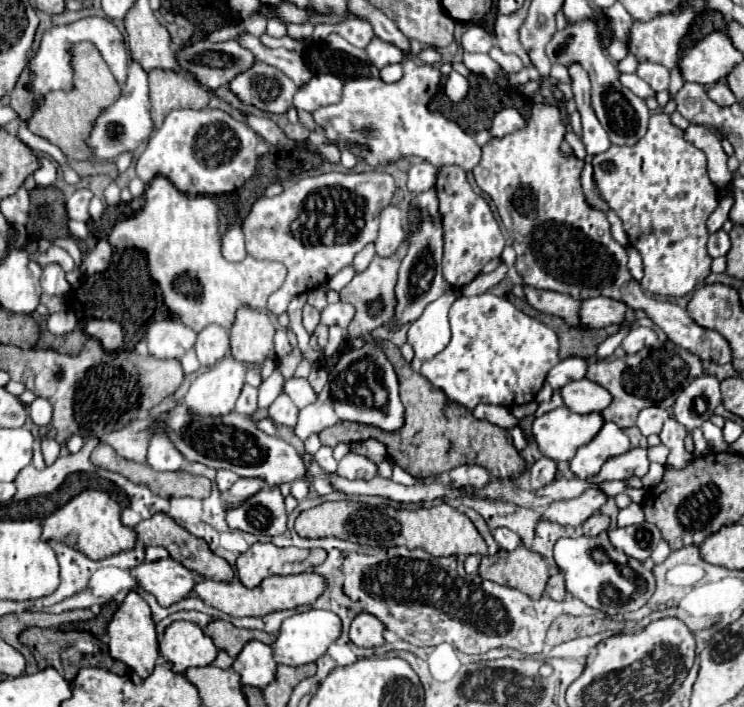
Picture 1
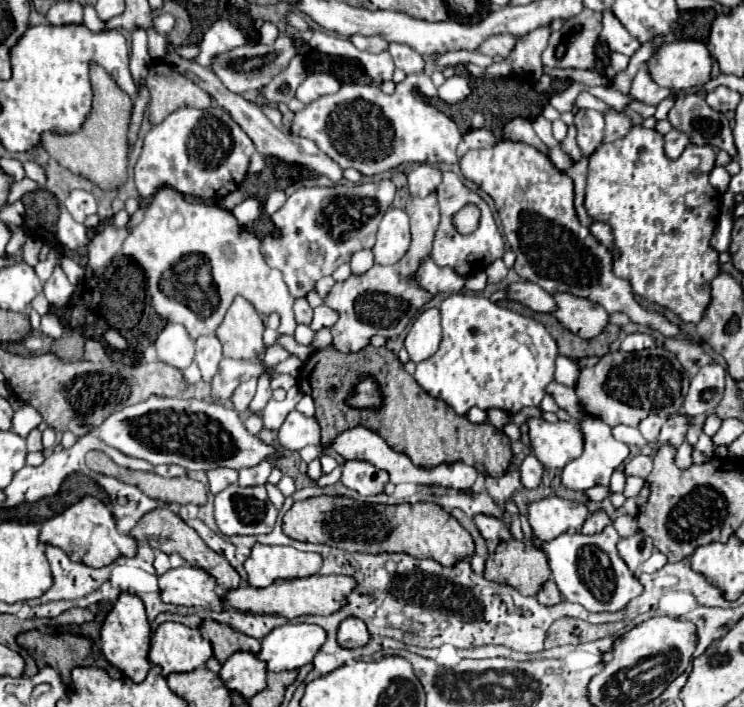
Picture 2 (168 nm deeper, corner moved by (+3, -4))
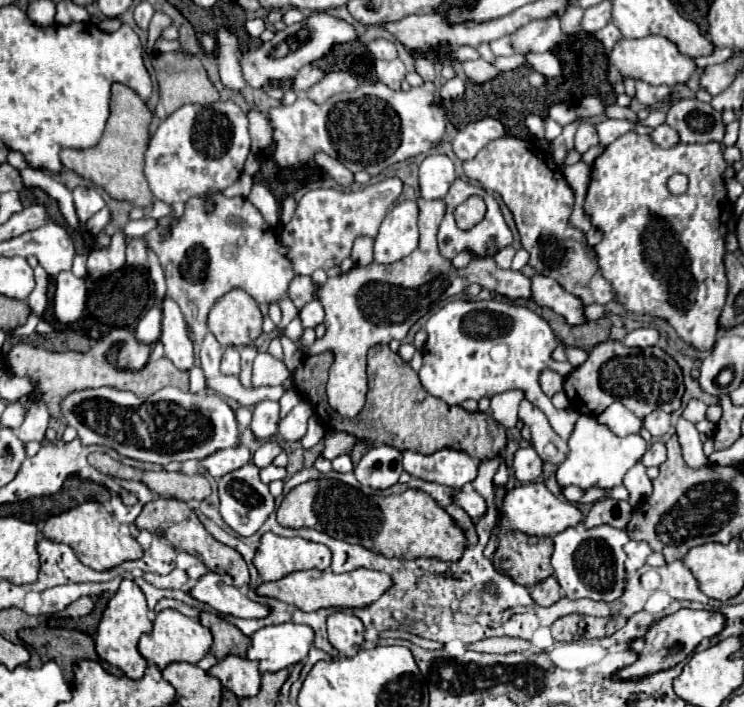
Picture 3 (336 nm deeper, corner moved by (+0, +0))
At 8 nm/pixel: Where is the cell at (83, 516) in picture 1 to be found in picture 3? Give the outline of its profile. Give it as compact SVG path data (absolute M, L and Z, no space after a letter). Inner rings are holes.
M85 501L65 513L49 517L43 527L43 537L69 545L77 559L95 571L107 571L121 565L123 561L143 557L141 545L131 535L119 533L119 523L115 521L113 513L97 501Z

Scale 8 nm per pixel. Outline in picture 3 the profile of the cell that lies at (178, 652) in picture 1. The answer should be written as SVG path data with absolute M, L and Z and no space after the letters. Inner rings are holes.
M165 609L165 611L157 613L157 617L153 621L153 631L141 637L139 653L147 661L155 663L159 669L165 669L171 663L199 663L209 653L211 645L213 645L211 631L205 629L199 621L185 617L179 611Z

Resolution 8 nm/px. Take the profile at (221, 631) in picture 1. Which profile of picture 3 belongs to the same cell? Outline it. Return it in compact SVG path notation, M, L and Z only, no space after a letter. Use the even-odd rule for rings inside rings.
M201 613L201 625L213 633L213 655L221 661L227 655L247 655L251 639L243 635L233 623L215 615L215 613Z

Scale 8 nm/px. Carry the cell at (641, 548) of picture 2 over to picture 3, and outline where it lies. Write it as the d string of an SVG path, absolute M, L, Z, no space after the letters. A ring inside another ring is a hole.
M629 541L625 545L625 553L627 553L625 567L627 567L627 573L631 573L645 565L645 559L651 555L651 547L645 541Z

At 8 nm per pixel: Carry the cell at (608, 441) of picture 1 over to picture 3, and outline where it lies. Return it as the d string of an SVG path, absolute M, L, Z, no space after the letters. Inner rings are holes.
M581 415L571 431L569 437L569 455L557 469L557 483L561 487L577 485L581 489L589 487L601 487L611 489L615 485L621 485L623 475L643 457L647 451L647 443L641 435L627 435L625 439L611 433L611 429L603 423L599 423L591 415Z

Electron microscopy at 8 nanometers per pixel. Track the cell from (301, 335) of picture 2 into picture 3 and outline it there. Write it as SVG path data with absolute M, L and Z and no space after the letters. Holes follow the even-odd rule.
M295 317L287 327L285 327L285 333L287 333L287 337L289 339L293 339L293 341L299 341L301 339L301 335L303 335L303 325L301 325L301 319L299 317Z

